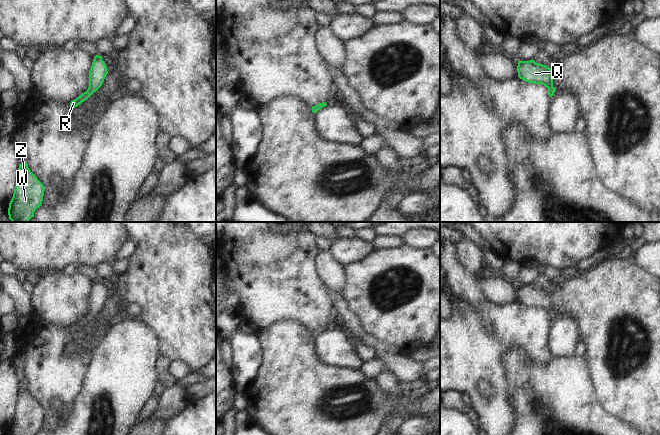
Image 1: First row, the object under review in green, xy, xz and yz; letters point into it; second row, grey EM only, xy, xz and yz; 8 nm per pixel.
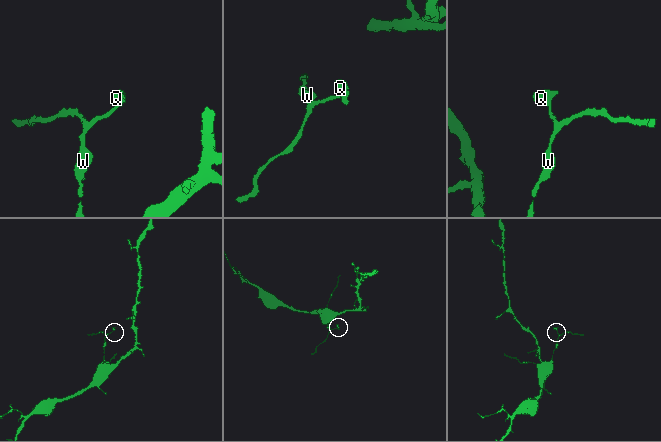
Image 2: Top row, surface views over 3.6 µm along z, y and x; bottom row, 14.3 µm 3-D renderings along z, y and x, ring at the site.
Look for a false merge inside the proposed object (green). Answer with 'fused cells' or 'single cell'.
single cell

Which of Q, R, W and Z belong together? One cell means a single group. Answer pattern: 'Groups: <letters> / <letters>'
Groups: Q R W Z

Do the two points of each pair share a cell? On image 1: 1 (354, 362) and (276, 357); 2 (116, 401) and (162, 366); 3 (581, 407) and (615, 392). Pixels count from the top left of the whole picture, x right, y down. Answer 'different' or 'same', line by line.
1: different
2: different
3: different

